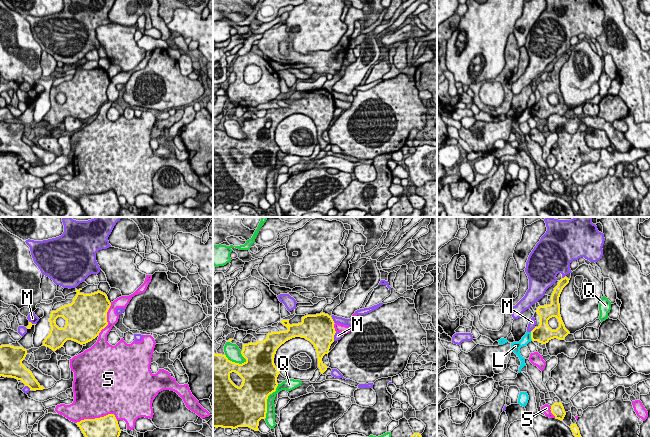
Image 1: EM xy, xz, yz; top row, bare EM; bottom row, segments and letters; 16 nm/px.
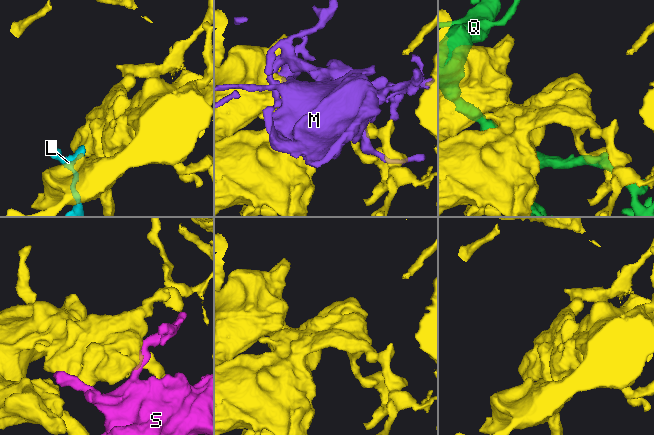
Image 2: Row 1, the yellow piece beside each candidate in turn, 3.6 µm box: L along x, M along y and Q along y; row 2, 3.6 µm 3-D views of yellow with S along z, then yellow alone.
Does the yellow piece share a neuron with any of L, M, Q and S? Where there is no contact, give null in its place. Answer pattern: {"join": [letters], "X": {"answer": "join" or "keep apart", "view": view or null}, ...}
{"join": [], "L": {"answer": "keep apart", "view": "yz"}, "M": {"answer": "keep apart", "view": "xz"}, "Q": {"answer": "keep apart", "view": "xz"}, "S": {"answer": "keep apart", "view": "xy"}}

